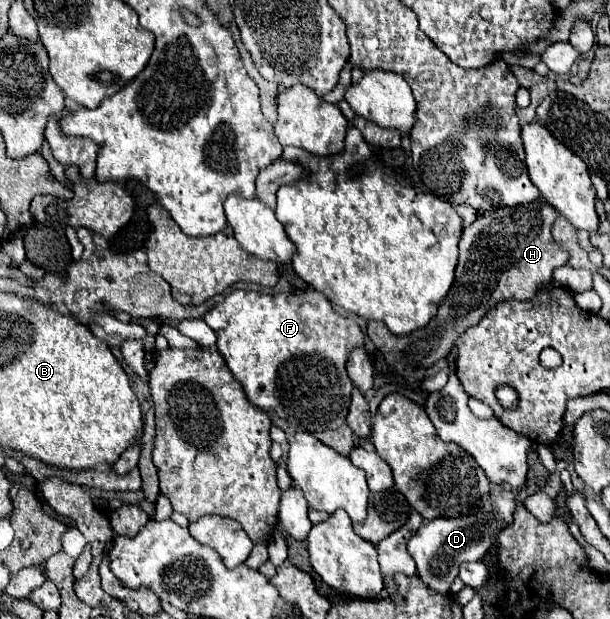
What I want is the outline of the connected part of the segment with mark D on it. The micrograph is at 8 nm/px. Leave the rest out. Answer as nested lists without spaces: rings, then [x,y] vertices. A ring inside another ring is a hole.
[[[491,483],[491,491],[483,501],[471,511],[467,517],[437,517],[435,521],[425,521],[419,531],[409,539],[409,553],[417,563],[417,575],[423,583],[439,593],[449,593],[453,579],[457,577],[457,569],[467,559],[481,559],[493,547],[497,533],[505,529],[513,521],[513,511],[519,497],[519,489],[511,489],[509,485]]]

